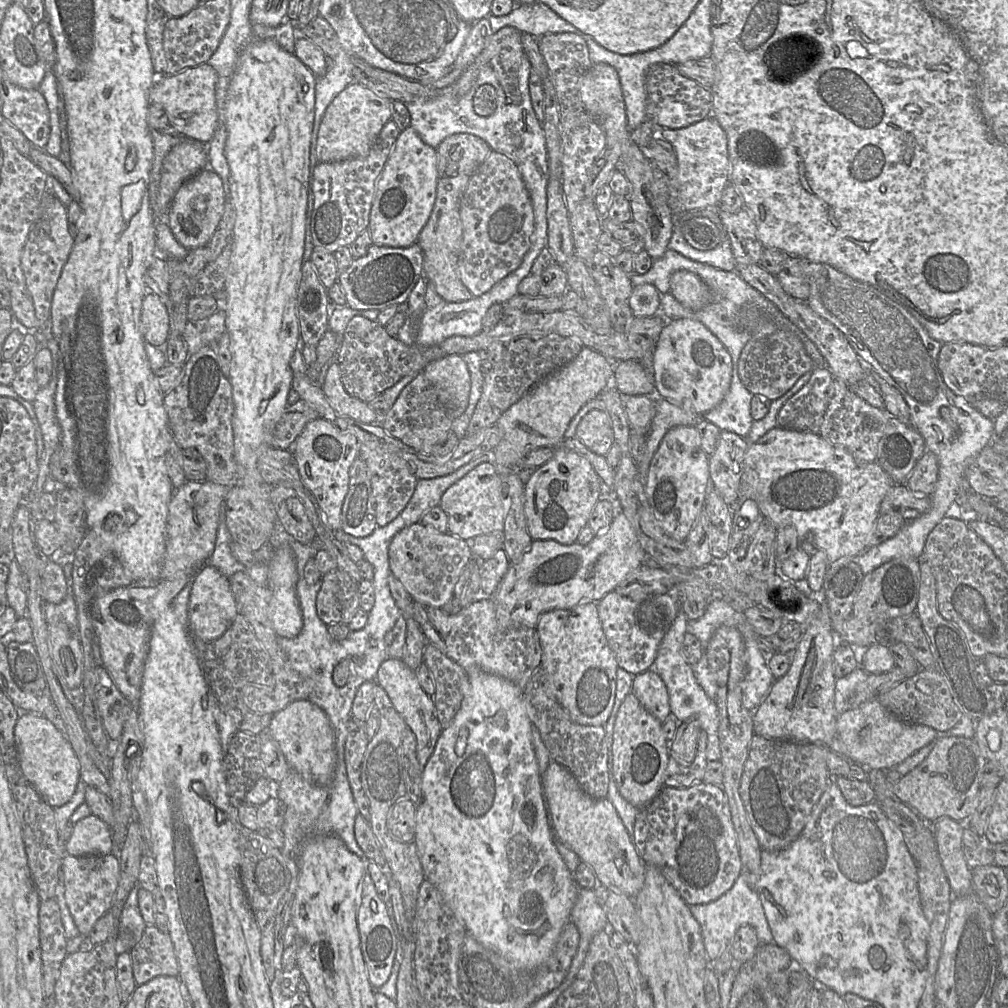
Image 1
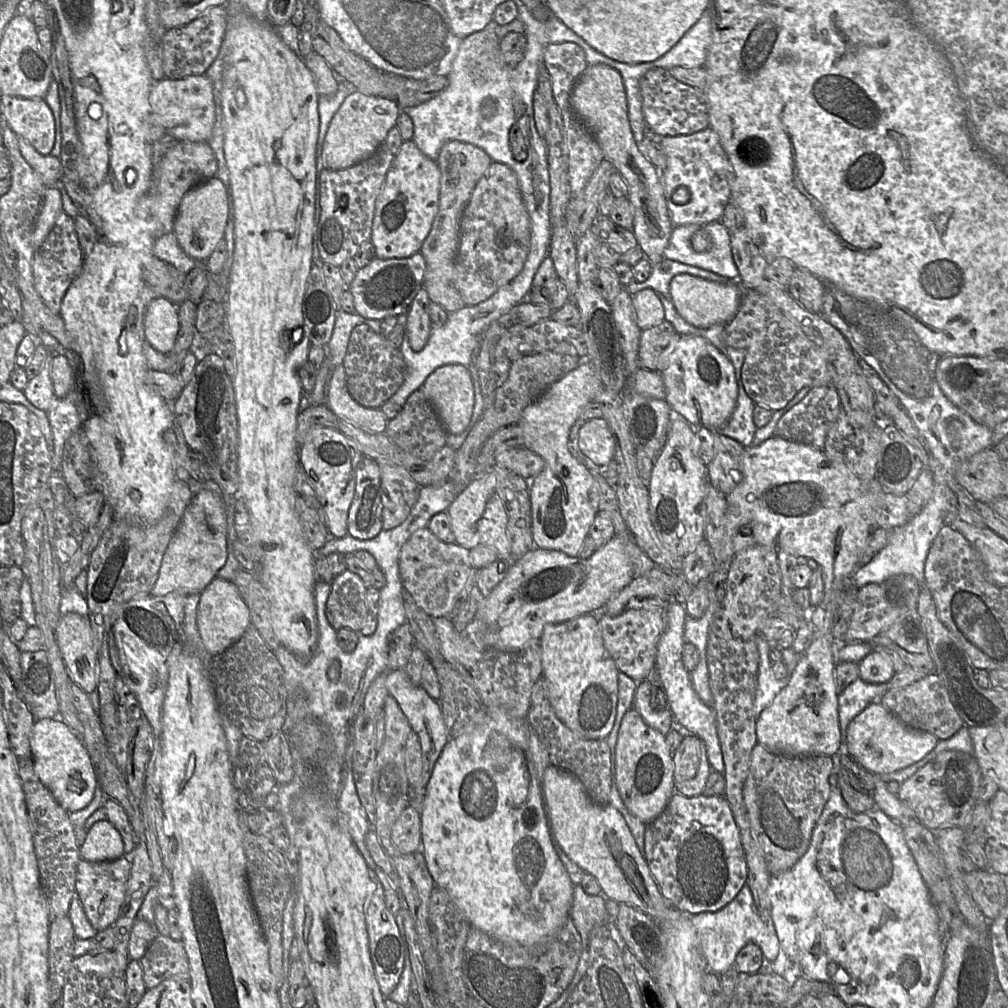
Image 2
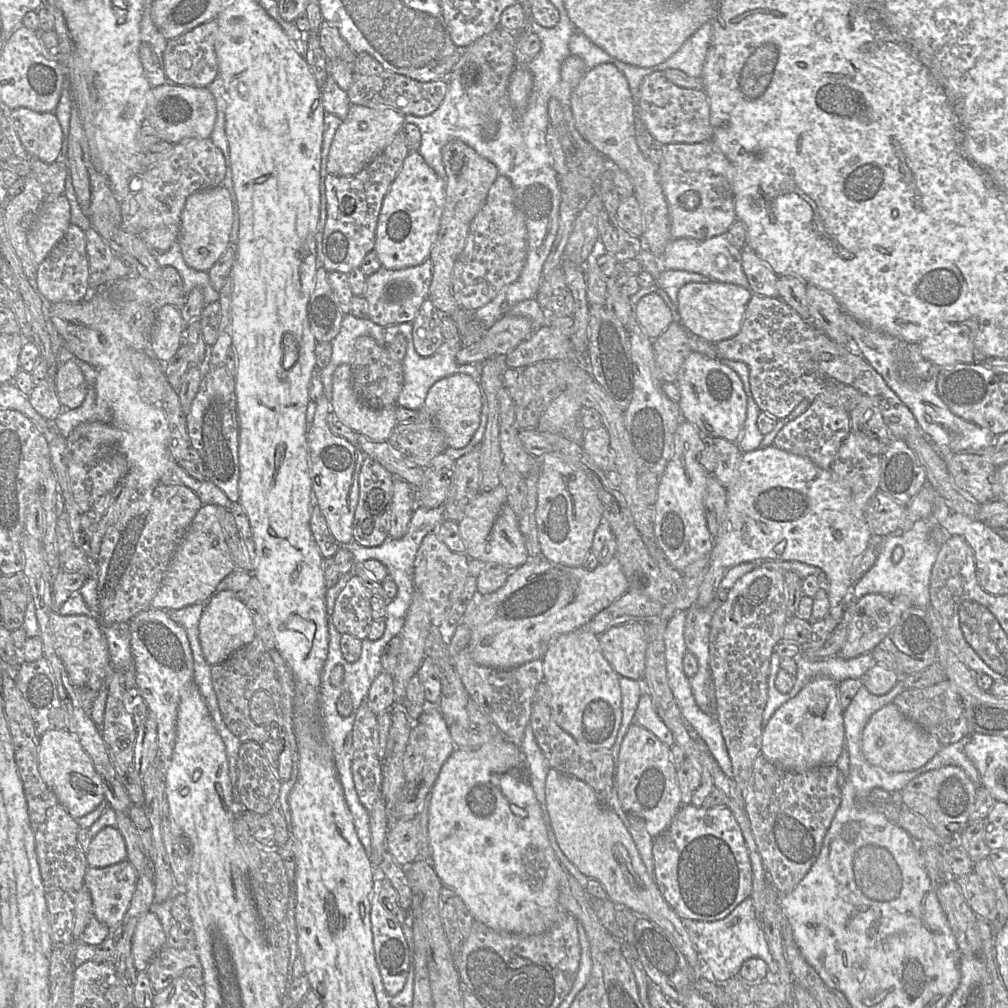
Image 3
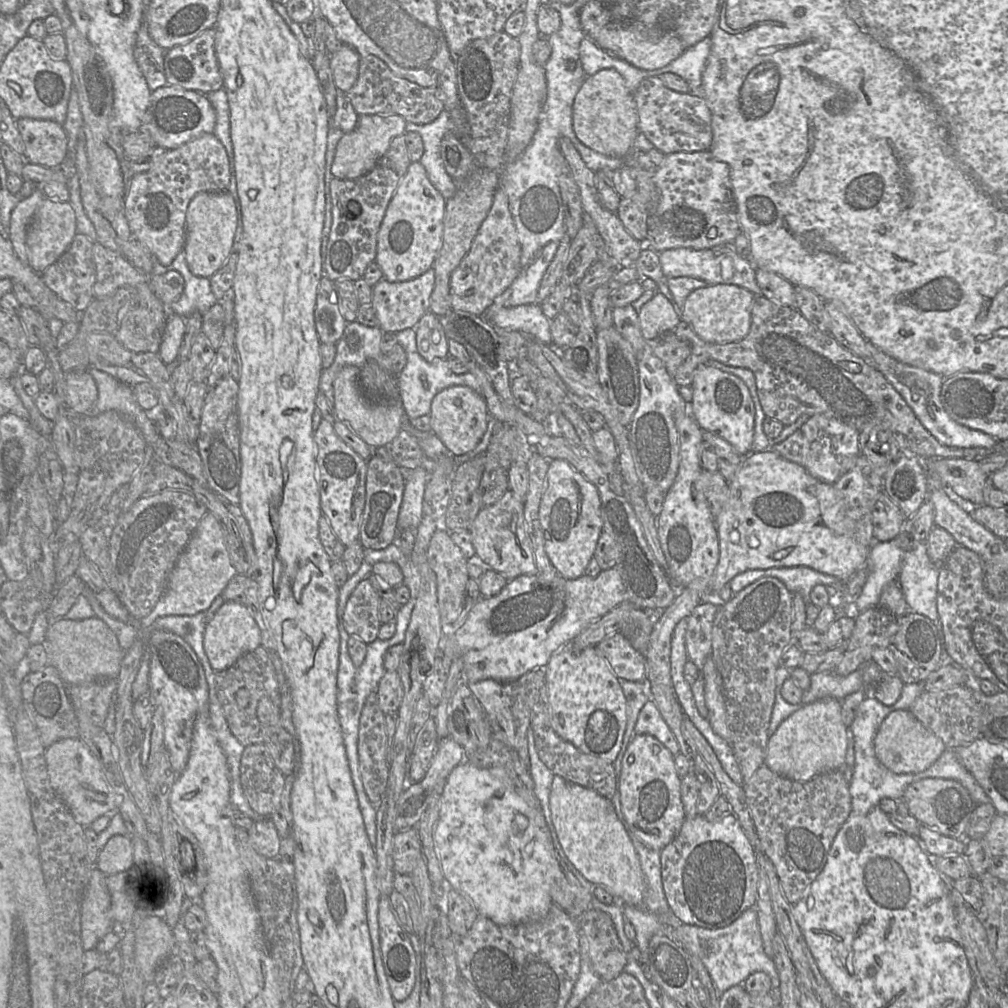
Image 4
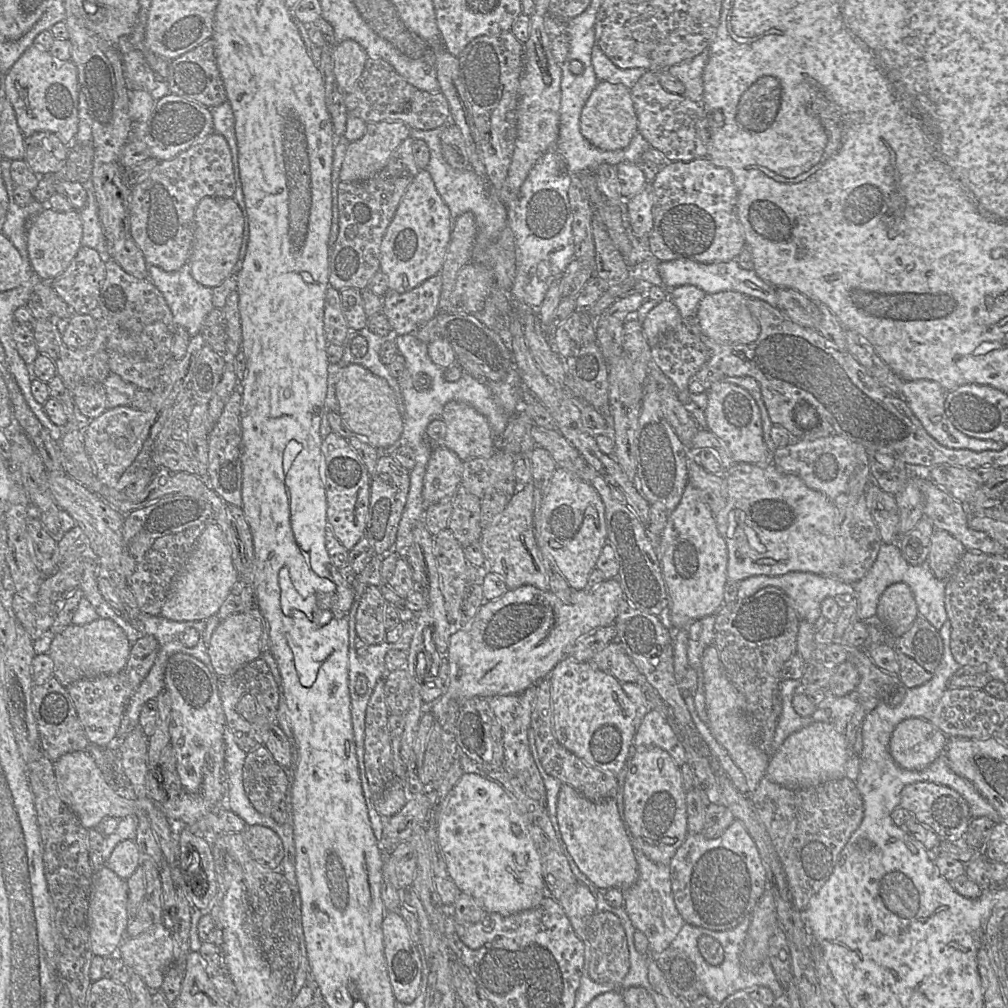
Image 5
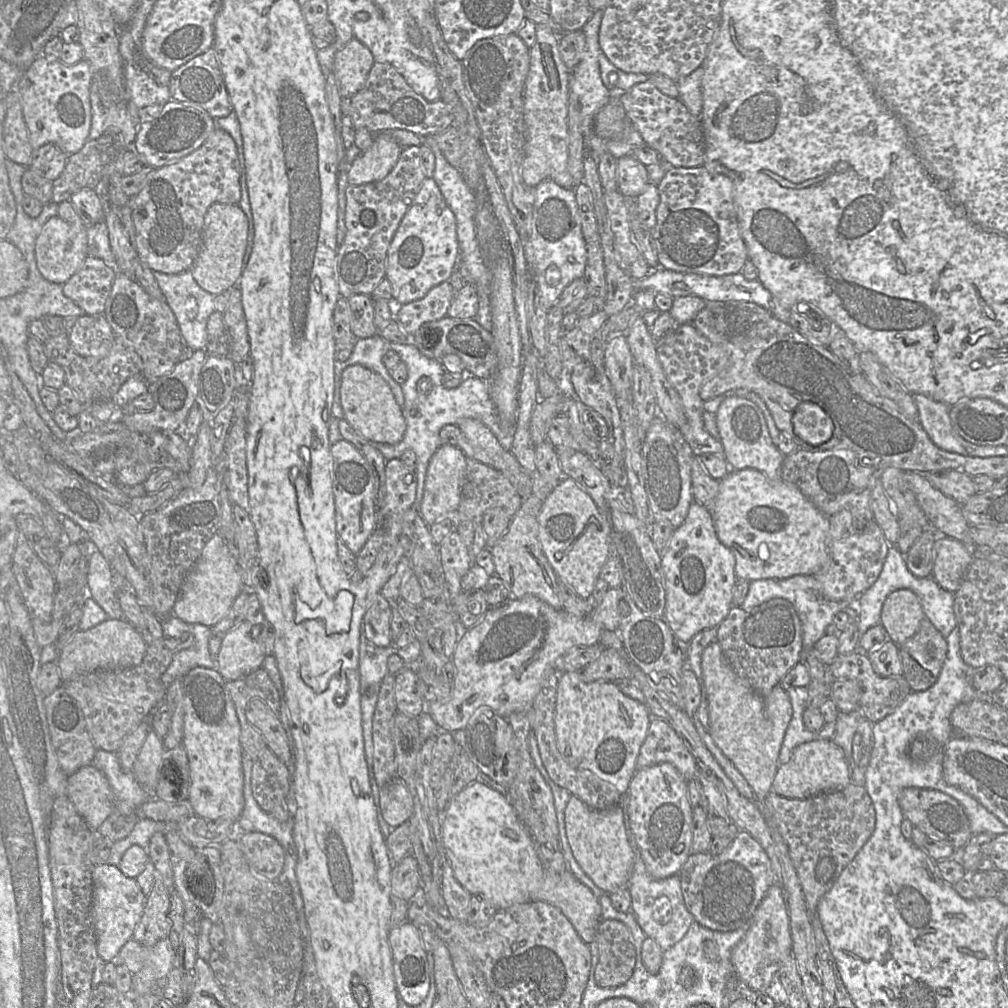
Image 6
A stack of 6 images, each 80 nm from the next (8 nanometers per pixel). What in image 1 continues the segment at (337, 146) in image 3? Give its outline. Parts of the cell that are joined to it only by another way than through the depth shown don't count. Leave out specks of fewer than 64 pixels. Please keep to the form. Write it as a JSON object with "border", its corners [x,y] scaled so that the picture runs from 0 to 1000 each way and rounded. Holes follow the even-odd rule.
{"border":[[[357,82],[345,84],[329,99],[321,112],[313,143],[314,162],[363,156],[380,125],[389,118],[388,100]]]}

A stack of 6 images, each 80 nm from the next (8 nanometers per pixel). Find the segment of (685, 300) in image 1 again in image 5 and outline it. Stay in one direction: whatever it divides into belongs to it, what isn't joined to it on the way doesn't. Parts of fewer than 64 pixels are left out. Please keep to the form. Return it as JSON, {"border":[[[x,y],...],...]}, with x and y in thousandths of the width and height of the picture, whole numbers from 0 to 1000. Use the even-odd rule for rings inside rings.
{"border":[[[731,289],[700,292],[689,311],[696,330],[712,341],[743,341],[748,339],[753,332],[754,324],[742,306],[741,298],[742,296],[738,292]]]}

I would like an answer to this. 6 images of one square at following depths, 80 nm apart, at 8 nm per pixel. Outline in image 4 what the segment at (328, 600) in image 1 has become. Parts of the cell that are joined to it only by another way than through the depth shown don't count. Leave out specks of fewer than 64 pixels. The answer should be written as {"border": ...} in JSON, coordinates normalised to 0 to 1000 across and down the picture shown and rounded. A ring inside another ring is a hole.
{"border":[[[358,575],[344,595],[337,619],[347,631],[366,639],[375,634],[378,621],[376,599],[378,592],[367,576]]]}

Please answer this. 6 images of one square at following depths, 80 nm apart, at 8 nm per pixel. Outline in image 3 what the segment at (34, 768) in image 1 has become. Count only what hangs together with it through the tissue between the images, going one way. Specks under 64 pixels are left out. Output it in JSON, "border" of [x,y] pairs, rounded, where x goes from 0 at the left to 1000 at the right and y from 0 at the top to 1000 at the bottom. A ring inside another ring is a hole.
{"border":[[[49,724],[39,732],[38,763],[48,782],[55,788],[59,797],[77,813],[91,806],[104,794],[100,773],[93,759],[76,731],[63,724]]]}

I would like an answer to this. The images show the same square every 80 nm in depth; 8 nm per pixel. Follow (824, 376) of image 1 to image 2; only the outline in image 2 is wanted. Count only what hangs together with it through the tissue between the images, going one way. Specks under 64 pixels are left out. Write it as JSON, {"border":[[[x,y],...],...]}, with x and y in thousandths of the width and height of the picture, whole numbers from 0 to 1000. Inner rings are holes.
{"border":[[[813,383],[804,385],[800,393],[786,405],[780,408],[771,419],[769,433],[817,445],[821,428],[830,417],[834,408],[831,388],[827,383]]]}

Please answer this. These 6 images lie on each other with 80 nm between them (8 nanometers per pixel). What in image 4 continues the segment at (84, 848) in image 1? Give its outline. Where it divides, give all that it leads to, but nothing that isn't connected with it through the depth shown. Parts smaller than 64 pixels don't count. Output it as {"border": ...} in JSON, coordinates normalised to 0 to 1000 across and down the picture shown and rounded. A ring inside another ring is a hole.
{"border":[[[113,828],[98,844],[95,858],[105,868],[125,864],[133,859],[132,840],[128,829]]]}

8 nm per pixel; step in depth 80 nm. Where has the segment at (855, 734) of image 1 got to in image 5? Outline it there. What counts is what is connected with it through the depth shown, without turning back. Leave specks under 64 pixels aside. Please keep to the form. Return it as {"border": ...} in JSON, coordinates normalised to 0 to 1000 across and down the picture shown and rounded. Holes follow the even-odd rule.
{"border":[[[900,712],[885,726],[882,745],[896,763],[912,765],[937,748],[940,731],[922,715]]]}

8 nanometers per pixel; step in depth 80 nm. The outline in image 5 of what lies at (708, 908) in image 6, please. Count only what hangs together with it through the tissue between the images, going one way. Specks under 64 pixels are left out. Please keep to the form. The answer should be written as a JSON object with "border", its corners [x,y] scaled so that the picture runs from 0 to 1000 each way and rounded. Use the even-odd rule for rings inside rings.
{"border":[[[729,813],[712,831],[682,827],[663,860],[668,893],[680,916],[707,924],[727,922],[744,910],[761,881],[751,840],[737,817]]]}

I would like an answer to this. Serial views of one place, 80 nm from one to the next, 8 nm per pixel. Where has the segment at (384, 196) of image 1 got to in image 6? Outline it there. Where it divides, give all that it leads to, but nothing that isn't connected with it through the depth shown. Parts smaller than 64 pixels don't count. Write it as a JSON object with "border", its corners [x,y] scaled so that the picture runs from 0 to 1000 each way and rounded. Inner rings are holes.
{"border":[[[422,177],[399,216],[384,249],[383,277],[389,285],[390,301],[404,302],[420,296],[430,285],[445,279],[455,262],[452,217],[430,177]]]}

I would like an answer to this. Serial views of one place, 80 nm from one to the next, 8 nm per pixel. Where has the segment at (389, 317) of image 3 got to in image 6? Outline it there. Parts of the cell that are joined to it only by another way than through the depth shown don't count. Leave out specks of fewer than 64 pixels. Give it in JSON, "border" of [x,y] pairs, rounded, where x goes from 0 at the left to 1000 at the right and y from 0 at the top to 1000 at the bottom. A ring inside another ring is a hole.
{"border":[[[445,279],[430,285],[420,296],[391,304],[391,316],[406,332],[420,321],[440,315],[450,296],[451,289]]]}

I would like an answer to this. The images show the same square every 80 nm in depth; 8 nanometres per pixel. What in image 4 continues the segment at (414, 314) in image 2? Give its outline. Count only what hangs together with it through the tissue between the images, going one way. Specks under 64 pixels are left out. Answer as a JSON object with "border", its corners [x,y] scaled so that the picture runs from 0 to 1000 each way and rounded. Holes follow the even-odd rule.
{"border":[[[425,309],[412,324],[416,351],[424,358],[445,354],[443,332],[436,314]]]}

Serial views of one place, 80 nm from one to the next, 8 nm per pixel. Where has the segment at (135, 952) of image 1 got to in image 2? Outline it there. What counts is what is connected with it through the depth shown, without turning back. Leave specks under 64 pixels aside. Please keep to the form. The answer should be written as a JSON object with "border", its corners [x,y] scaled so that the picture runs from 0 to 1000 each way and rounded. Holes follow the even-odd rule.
{"border":[[[159,927],[137,954],[142,962],[146,982],[168,970],[188,972],[188,969],[188,953],[182,936]]]}

